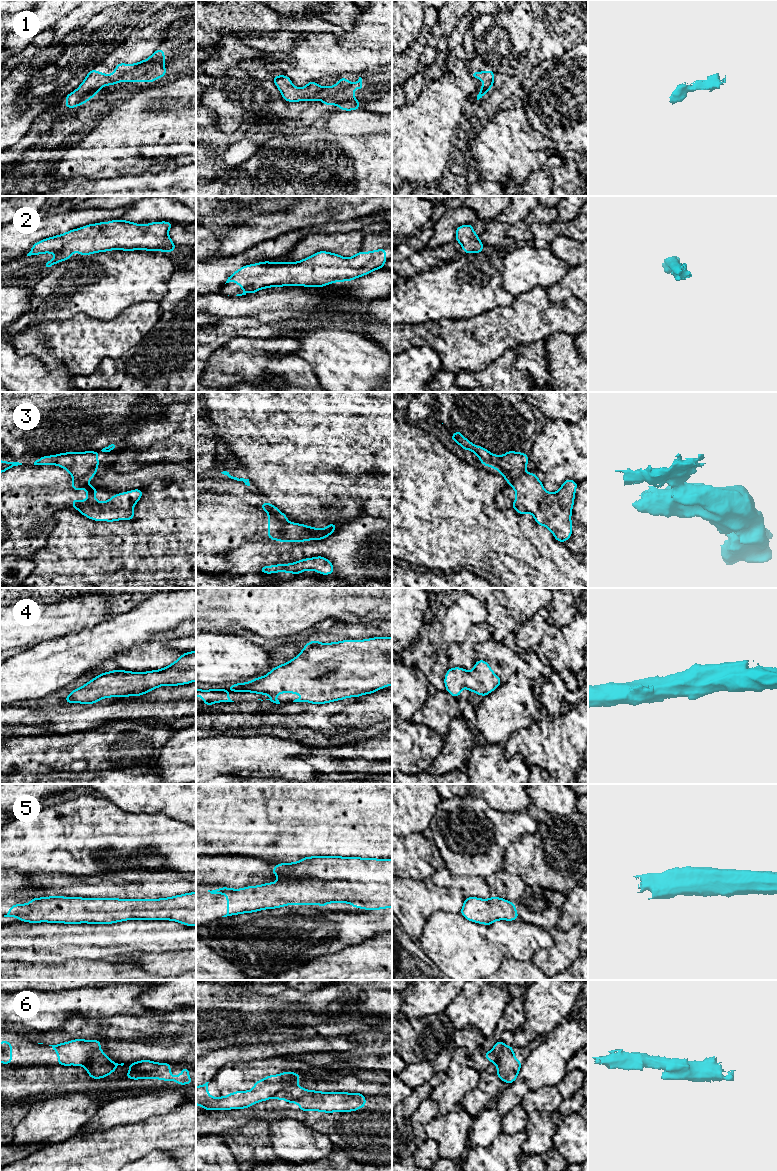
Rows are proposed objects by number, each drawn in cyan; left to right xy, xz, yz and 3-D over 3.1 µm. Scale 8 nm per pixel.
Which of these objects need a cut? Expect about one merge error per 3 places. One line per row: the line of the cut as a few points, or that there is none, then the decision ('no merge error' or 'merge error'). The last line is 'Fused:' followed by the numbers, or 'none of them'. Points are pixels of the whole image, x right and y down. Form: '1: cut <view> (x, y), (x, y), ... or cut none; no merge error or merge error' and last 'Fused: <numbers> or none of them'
1: cut none; no merge error
2: cut none; no merge error
3: cut xz (269, 513), (285, 521); merge error
4: cut none; no merge error
5: cut none; no merge error
6: cut xz (296, 1084), (280, 1090), (273, 1097); merge error
Fused: 3, 6

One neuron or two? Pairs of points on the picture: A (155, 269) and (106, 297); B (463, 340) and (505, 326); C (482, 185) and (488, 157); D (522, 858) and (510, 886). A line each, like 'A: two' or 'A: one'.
A: one
B: one
C: two
D: two

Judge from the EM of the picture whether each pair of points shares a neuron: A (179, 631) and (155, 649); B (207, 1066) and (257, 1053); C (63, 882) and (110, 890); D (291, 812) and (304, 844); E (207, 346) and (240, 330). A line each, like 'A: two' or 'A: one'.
A: one
B: one
C: one
D: two
E: one

